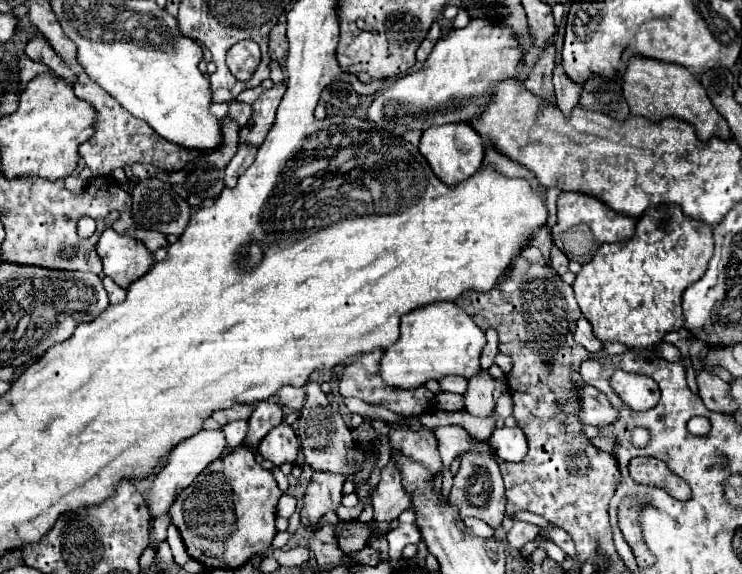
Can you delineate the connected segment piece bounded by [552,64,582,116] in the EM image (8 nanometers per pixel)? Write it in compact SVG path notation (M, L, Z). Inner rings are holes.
M556 64L554 68L554 94L556 94L556 104L562 108L562 112L568 116L570 110L578 104L578 96L582 92L580 84L574 84L562 70L562 64Z

